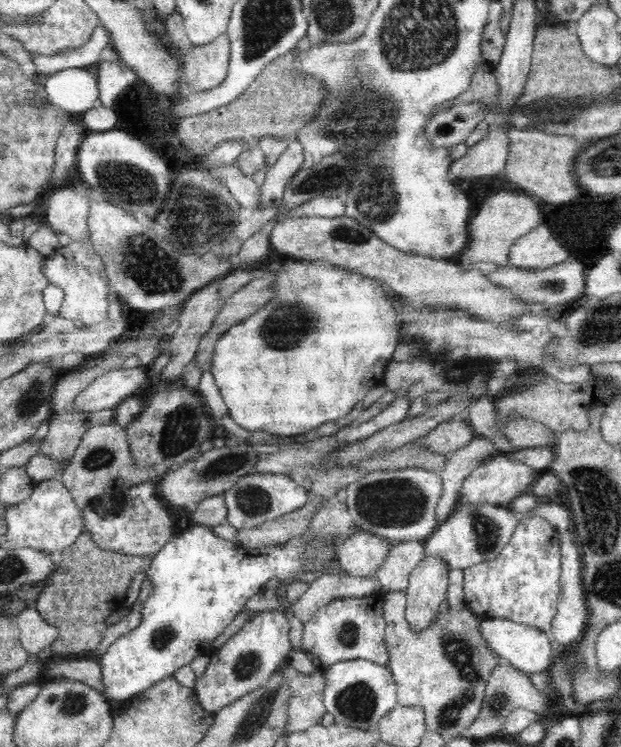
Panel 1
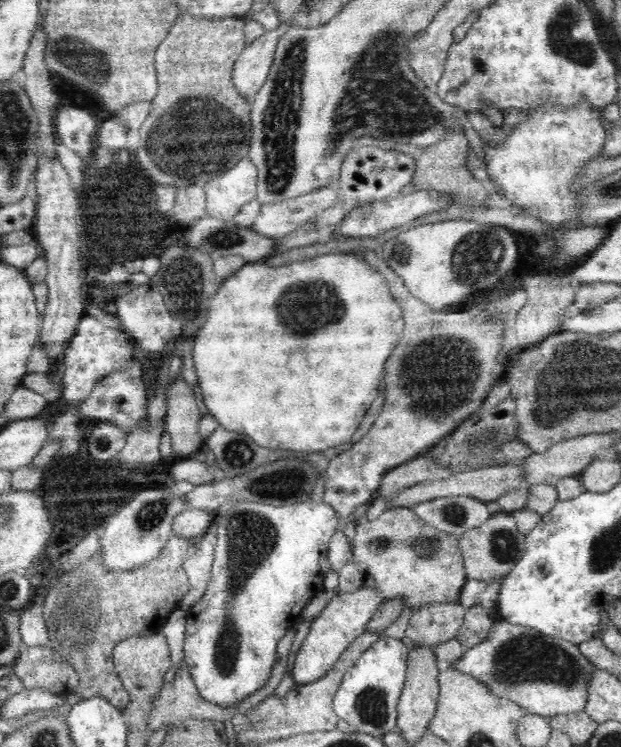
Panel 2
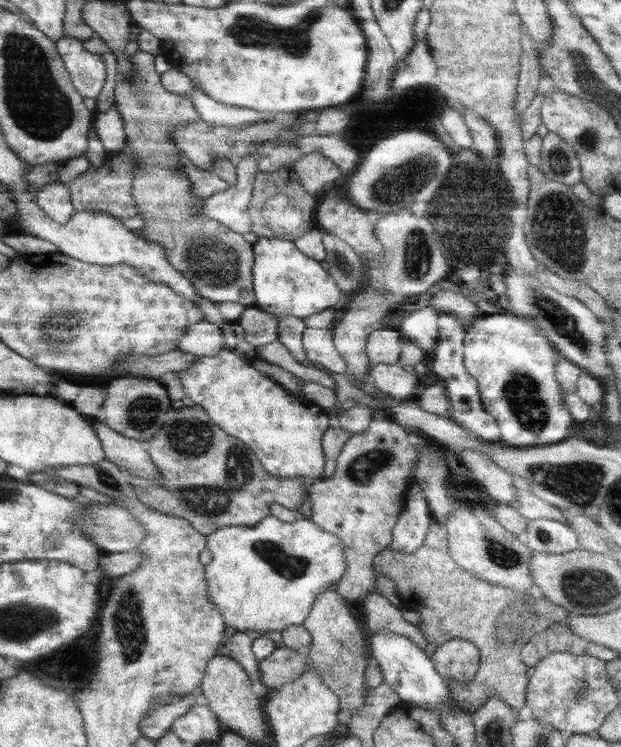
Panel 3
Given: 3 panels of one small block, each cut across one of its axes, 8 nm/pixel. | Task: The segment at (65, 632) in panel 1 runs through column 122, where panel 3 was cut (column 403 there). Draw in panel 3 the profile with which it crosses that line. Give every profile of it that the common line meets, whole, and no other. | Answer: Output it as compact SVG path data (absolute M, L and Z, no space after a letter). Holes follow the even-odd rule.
M434 520L428 527L424 542L413 553L404 553L392 550L389 547L382 549L373 558L372 568L378 573L388 575L396 583L405 607L420 614L421 620L418 630L424 634L427 643L435 644L438 647L448 640L462 638L462 640L470 642L472 646L477 646L476 650L480 654L480 659L475 677L465 684L451 680L451 684L447 685L453 700L458 702L458 706L466 711L474 712L477 708L484 706L488 698L496 696L506 706L525 712L529 678L526 675L528 668L521 660L521 651L524 644L529 642L536 634L545 632L552 624L566 621L570 615L566 608L550 602L539 593L527 595L514 589L486 582L484 579L470 574L452 560L448 550L446 529Z

